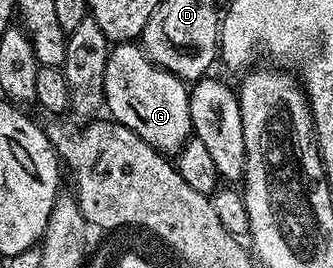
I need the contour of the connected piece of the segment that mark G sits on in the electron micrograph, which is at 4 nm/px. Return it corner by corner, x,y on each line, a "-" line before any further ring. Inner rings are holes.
139,42
117,43
108,52
103,95
107,114
161,153
177,152
192,135
189,90
185,80
154,65

